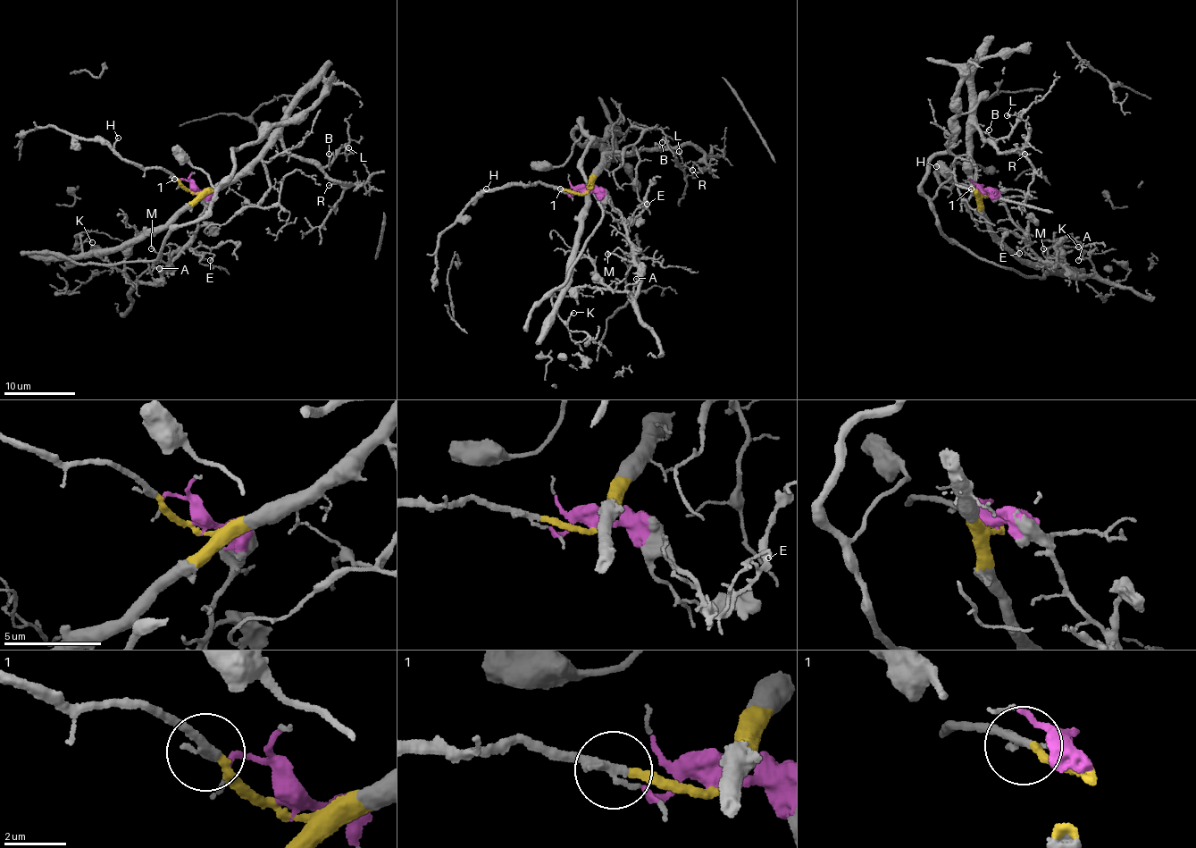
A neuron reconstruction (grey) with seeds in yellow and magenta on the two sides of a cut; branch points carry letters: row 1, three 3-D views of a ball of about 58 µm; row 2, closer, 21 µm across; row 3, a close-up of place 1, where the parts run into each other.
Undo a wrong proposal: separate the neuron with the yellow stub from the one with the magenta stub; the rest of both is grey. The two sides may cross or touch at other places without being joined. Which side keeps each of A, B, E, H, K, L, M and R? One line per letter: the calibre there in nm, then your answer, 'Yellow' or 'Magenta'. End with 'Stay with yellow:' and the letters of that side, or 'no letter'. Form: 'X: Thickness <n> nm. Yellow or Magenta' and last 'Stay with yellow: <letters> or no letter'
A: Thickness 120 nm. Magenta
B: Thickness 110 nm. Yellow
E: Thickness 100 nm. Magenta
H: Thickness 90 nm. Yellow
K: Thickness 110 nm. Yellow
L: Thickness 130 nm. Yellow
M: Thickness 120 nm. Magenta
R: Thickness 100 nm. Yellow
Stay with yellow: B, H, K, L, R

